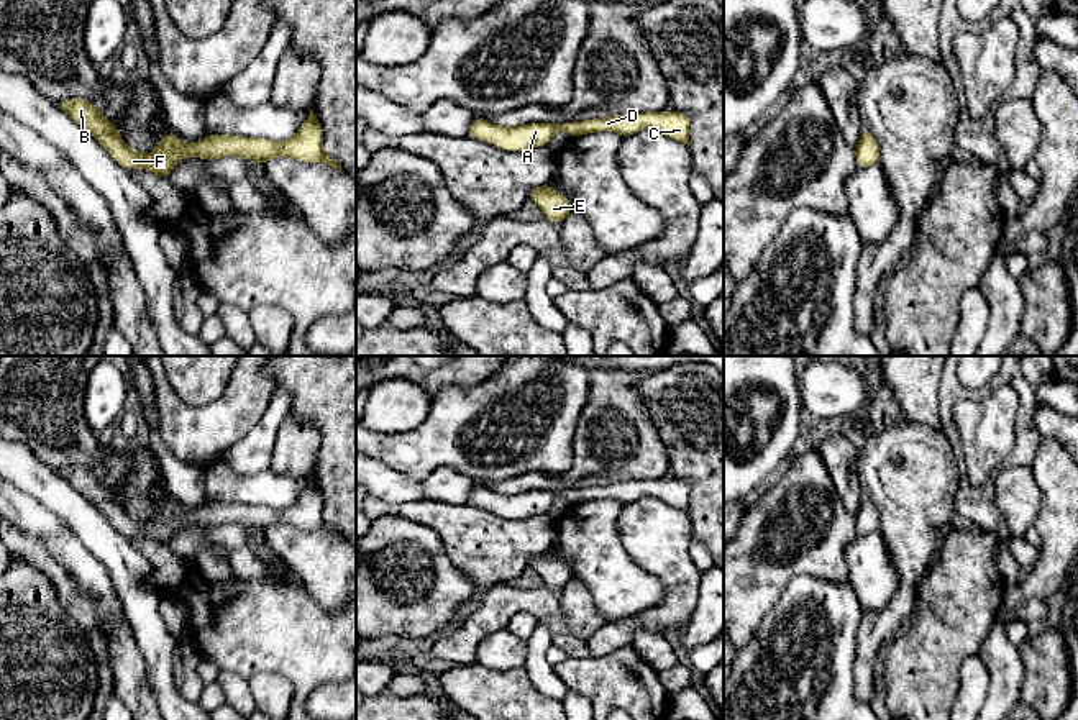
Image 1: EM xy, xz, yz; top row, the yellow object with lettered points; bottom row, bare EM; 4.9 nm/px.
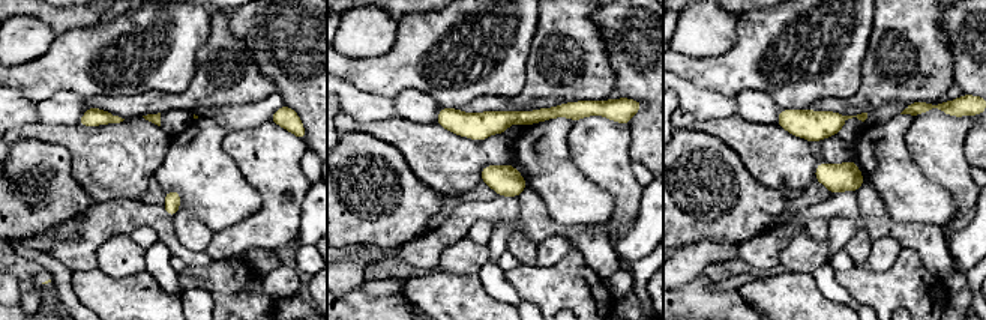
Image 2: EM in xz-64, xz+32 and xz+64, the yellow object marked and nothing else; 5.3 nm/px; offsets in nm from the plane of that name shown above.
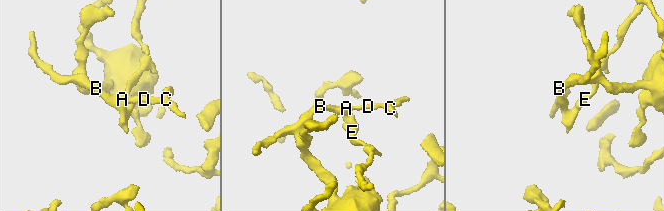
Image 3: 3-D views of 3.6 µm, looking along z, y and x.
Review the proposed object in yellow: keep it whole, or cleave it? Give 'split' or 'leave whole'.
leave whole

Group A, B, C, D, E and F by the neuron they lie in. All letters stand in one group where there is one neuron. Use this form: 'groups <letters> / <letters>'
groups A B C D E F

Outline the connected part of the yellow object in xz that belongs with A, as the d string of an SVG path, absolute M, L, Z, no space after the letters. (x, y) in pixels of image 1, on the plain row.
M676 477L622 481L573 490L527 490L523 494L499 494L487 485L476 484L468 504L496 512L505 518L527 518L538 513L548 513L558 497L563 497L571 505L599 499L615 499L627 505L645 495L656 497L665 504L689 513L691 485Z

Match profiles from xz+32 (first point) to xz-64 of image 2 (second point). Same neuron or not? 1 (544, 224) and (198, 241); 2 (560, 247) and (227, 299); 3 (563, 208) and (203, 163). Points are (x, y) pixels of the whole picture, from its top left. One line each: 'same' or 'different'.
1: same
2: different
3: same

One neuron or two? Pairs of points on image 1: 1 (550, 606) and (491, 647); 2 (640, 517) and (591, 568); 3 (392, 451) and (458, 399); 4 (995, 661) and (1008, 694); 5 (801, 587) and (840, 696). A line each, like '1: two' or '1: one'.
1: two
2: two
3: one
4: one
5: one

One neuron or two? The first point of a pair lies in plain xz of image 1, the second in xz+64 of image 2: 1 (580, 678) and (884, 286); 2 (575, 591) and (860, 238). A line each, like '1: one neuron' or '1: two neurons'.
1: one neuron
2: two neurons

